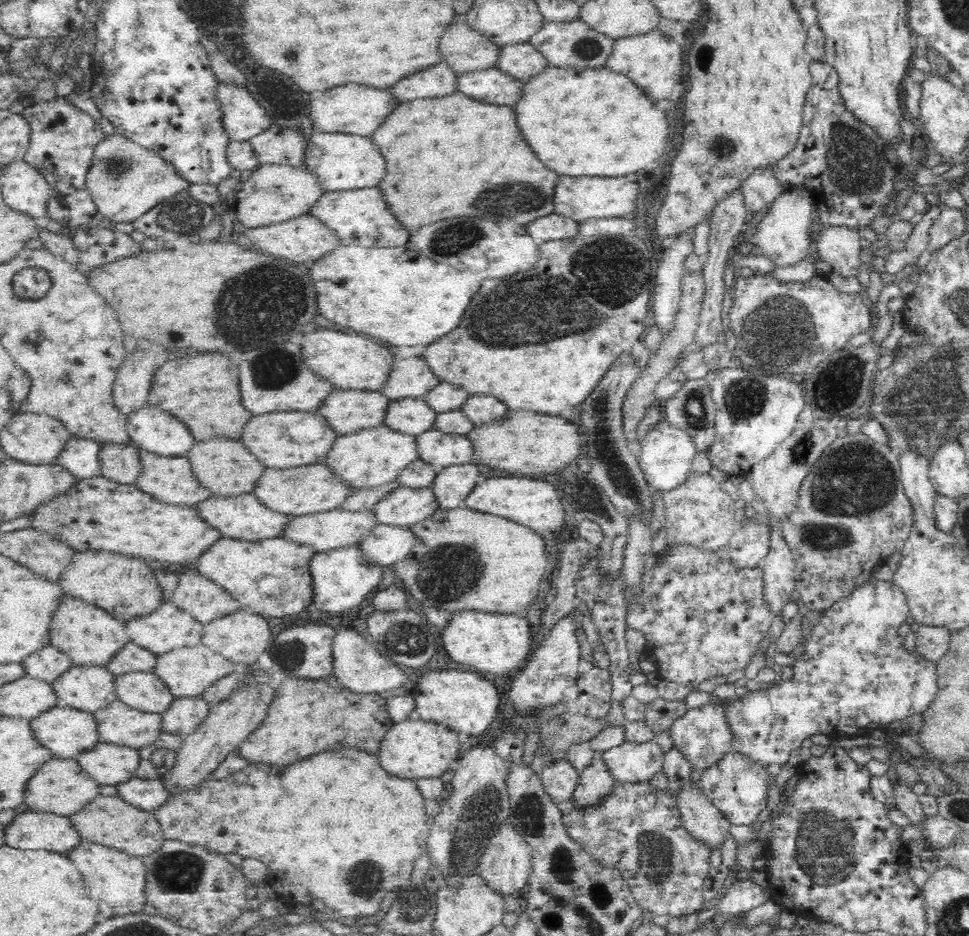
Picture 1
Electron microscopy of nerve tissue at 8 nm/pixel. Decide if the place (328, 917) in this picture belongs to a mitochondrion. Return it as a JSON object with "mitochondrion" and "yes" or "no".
{"mitochondrion":"no"}

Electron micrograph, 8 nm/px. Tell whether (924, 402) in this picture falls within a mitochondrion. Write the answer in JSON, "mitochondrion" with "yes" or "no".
{"mitochondrion":"yes"}

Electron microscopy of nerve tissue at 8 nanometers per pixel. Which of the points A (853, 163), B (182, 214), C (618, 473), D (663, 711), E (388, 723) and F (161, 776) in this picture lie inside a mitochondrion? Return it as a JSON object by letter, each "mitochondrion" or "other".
{"A":"mitochondrion","B":"mitochondrion","C":"mitochondrion","D":"other","E":"other","F":"other"}

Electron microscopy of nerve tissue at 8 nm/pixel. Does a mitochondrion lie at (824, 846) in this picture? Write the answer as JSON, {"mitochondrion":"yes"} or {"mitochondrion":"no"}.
{"mitochondrion":"yes"}

